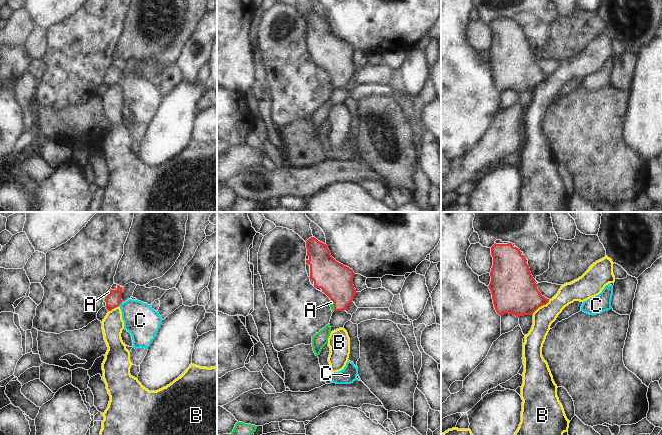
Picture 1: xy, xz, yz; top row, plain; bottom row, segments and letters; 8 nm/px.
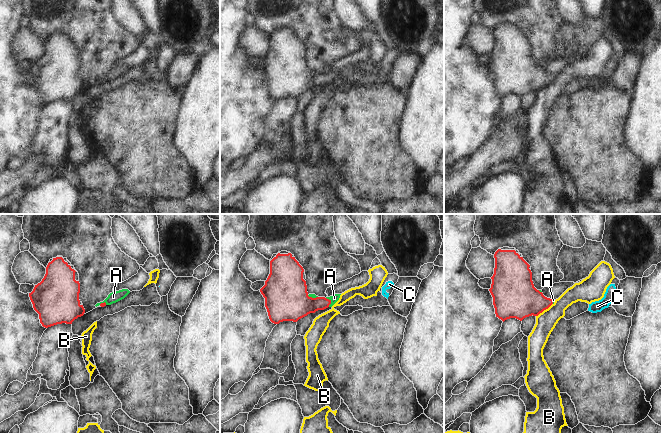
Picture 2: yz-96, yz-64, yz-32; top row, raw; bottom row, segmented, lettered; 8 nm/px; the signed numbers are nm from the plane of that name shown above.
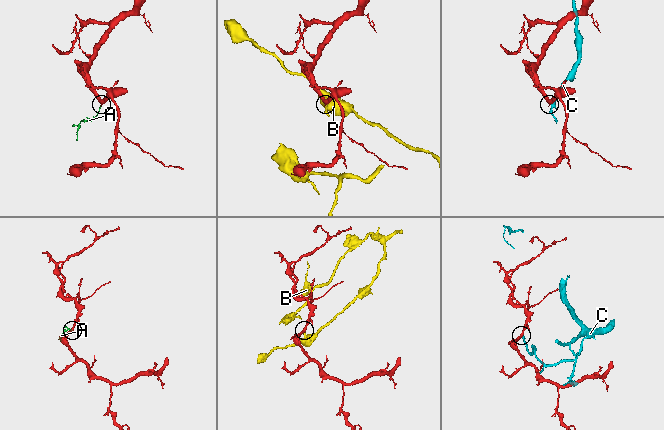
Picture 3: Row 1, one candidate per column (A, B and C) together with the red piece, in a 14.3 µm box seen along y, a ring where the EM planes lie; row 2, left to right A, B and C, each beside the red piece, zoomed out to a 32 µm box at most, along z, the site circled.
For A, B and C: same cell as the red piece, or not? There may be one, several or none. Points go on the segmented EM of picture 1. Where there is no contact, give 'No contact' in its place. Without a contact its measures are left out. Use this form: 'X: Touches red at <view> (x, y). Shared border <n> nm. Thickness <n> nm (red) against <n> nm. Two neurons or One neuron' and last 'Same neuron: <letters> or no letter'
A: Touches red at xy (107, 295). Shared border 110 nm. Thickness 120 nm (red) against 20 nm. One neuron
B: Touches red at yz (540, 306). Shared border 180 nm. Thickness 360 nm (red) against 170 nm. Two neurons
C: Touches red at xy (119, 304). Shared border 40 nm. Thickness 120 nm (red) against 280 nm. Two neurons
Same neuron: A.

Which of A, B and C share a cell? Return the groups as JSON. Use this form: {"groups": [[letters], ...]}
{"groups": [["A"], ["B"], ["C"]]}

